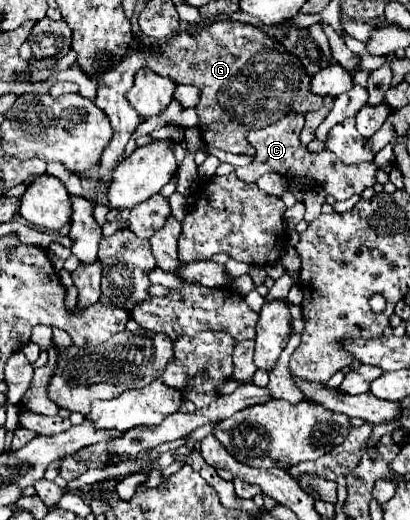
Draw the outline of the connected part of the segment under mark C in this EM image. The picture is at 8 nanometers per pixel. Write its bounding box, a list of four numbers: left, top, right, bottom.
[234,112,376,200]

